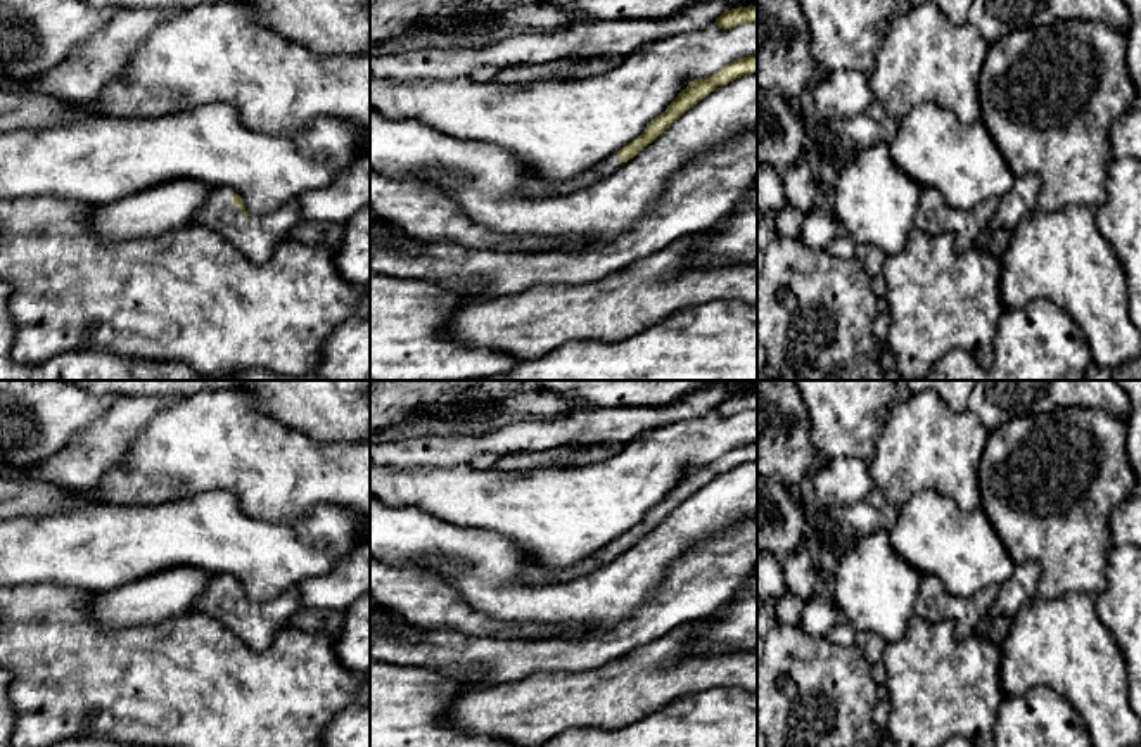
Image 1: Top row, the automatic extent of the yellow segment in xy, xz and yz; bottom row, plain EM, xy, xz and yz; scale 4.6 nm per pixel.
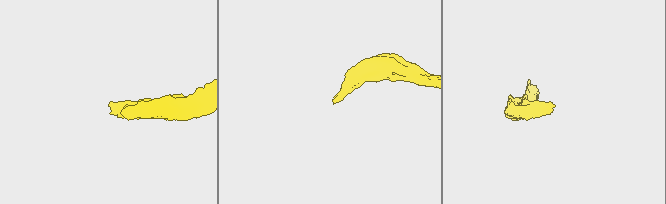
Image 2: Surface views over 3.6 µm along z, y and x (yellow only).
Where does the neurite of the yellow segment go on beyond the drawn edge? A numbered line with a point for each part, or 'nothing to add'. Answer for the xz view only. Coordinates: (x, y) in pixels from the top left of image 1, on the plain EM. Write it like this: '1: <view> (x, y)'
1: xz (543, 574)

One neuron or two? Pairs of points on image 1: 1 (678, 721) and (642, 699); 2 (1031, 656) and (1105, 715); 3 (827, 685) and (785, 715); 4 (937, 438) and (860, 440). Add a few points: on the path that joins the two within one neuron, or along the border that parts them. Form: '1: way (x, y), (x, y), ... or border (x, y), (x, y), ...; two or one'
1: border (694, 692), (666, 701), (643, 716), (619, 727); two
2: way (1050, 659), (1086, 695); one
3: way (816, 695), (796, 715); one
4: border (894, 403), (884, 421), (875, 455), (868, 462); two

